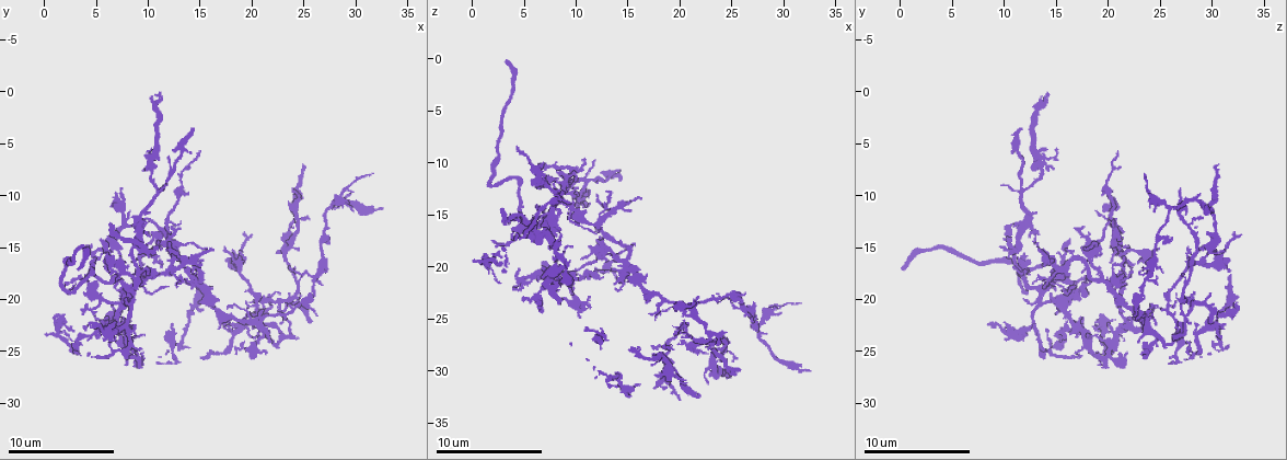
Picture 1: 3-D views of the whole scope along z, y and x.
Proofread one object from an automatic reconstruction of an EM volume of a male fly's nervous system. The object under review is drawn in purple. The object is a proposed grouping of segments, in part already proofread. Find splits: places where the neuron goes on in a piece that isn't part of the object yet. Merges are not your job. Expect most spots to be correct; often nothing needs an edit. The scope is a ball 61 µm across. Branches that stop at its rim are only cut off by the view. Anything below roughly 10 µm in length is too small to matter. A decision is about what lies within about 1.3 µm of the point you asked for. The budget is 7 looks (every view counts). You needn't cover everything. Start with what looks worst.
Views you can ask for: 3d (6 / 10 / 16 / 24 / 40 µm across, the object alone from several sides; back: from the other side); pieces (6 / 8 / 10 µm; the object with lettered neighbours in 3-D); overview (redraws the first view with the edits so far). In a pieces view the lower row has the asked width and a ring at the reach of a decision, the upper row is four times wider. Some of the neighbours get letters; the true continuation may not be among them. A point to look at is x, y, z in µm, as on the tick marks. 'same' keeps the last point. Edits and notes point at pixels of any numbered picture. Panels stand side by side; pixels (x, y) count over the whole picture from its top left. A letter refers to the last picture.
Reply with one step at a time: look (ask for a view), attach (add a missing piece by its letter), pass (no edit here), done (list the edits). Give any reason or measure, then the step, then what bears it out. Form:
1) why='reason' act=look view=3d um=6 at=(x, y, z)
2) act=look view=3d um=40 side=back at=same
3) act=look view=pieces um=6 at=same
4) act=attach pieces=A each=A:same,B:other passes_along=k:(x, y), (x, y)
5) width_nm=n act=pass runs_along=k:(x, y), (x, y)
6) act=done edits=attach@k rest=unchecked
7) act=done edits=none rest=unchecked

why='long arm stops here' act=look view=3d um=10 at=(24.8, 7.2, 30.4)

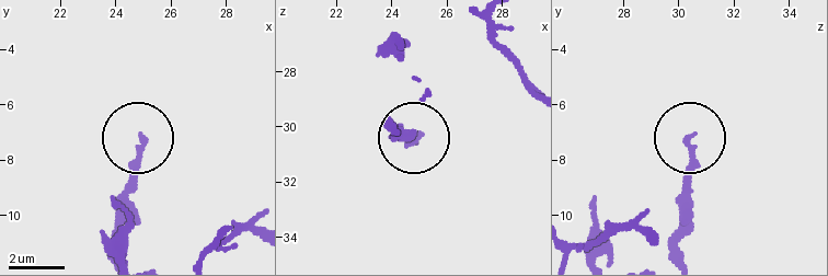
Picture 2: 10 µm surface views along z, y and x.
why='see the neighbours' act=look view=pieces um=10 at=(25.0, 7.2, 30.3)

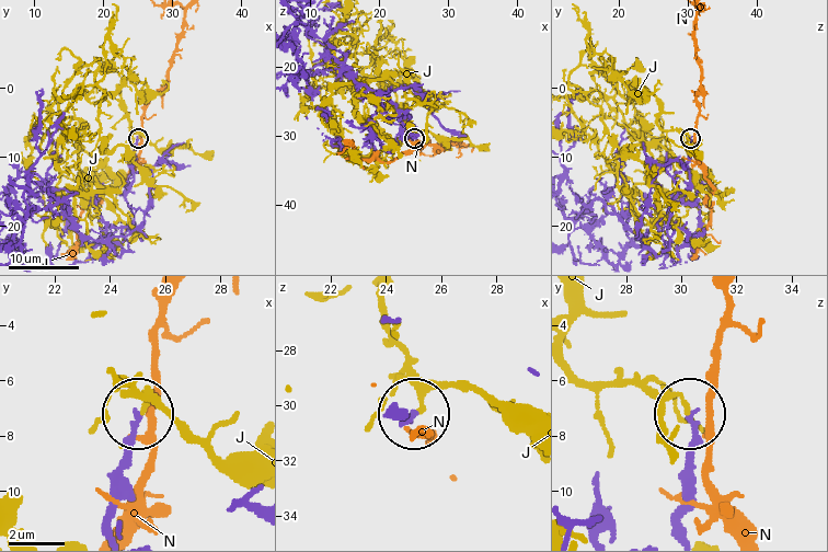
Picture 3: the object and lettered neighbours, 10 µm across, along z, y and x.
act=pass each=J:other,N:other runs_along=3:(112, 529), (118, 466), (138, 418) found='no lettered piece goes on from it'

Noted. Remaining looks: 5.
why='an open end' act=look view=pieces um=6 at=(5.6, 14.4, 16.2)

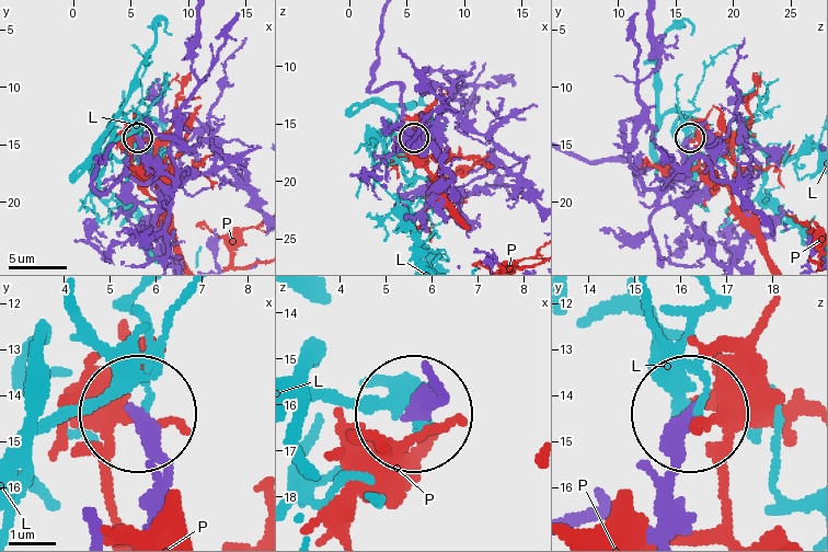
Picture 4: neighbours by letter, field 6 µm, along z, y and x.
act=pass each=L:other,P:other runs_along=4:(675, 522), (682, 421) found='none of them fits'

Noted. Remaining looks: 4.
act=look view=pieces um=10 at=(14.2, 3.6, 11.4)

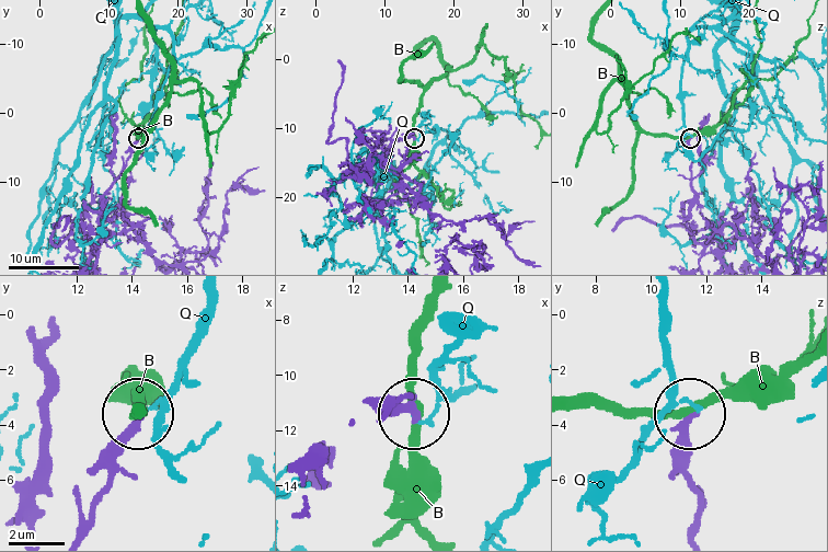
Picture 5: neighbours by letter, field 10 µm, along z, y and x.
width_nm=270 act=pass each=B:other,Q:other runs_along=5:(697, 242), (687, 223), (693, 195), (690, 139) found='none of them fits'

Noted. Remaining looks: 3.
why='end of a long branch' act=look view=pieces um=6 at=(32.2, 11.2, 29.8)

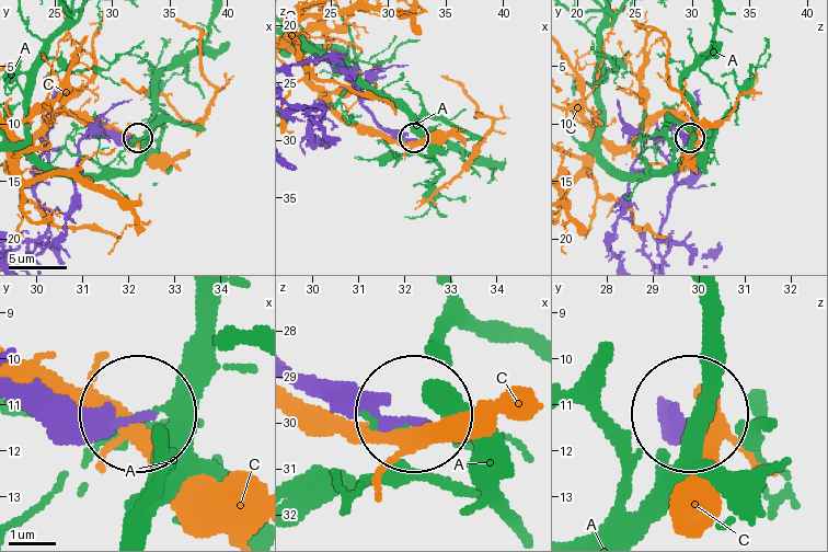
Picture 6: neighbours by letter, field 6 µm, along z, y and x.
act=pass each=A:other,C:other runs_along=6:(298, 374), (412, 421) found='no lettered piece goes on from it'

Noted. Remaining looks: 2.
act=done edits=none rest=unchecked

